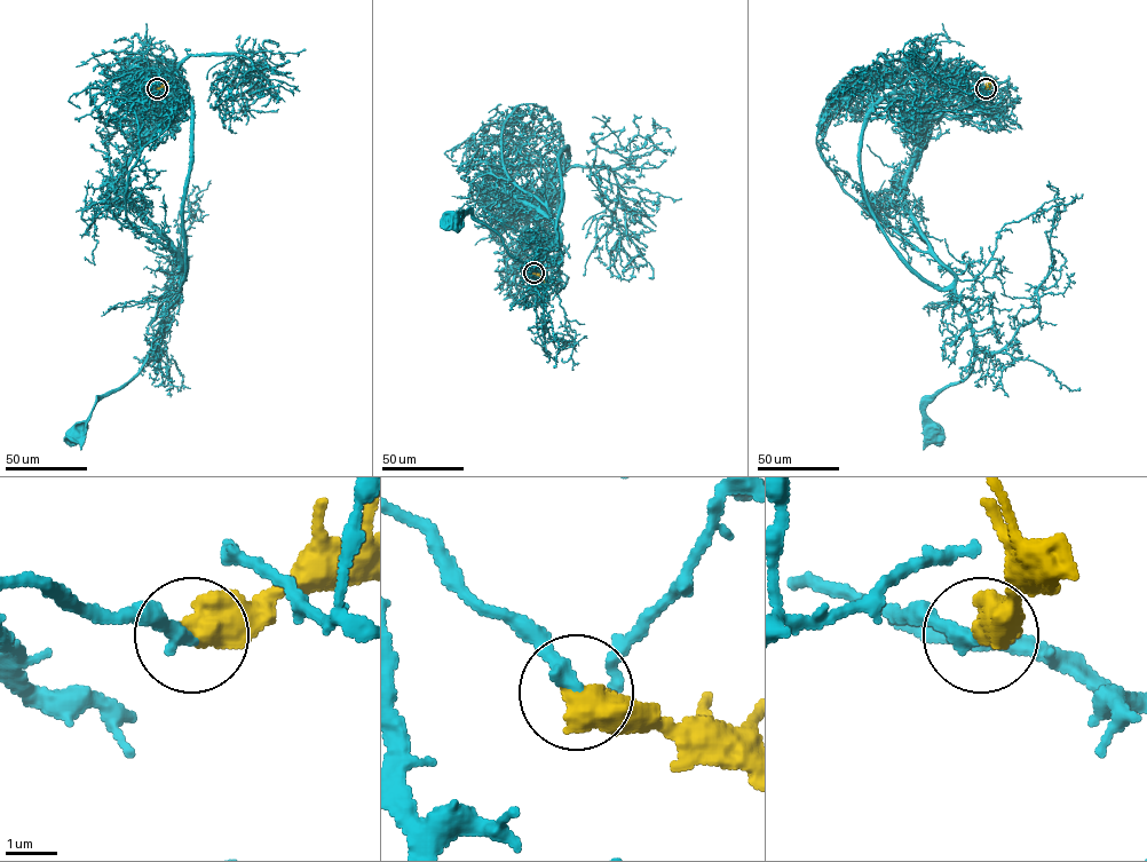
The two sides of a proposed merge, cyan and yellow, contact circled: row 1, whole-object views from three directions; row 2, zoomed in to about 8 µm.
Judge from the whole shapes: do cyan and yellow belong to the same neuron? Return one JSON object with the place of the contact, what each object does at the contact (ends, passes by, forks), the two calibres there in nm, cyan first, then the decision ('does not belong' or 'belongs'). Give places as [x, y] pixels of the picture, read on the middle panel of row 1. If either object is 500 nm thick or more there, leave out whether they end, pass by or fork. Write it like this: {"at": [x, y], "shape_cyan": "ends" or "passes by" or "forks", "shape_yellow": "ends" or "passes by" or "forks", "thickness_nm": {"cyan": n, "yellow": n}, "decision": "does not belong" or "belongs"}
{"at": [534, 273], "thickness_nm": {"cyan": 320, "yellow": 750}, "decision": "belongs"}

